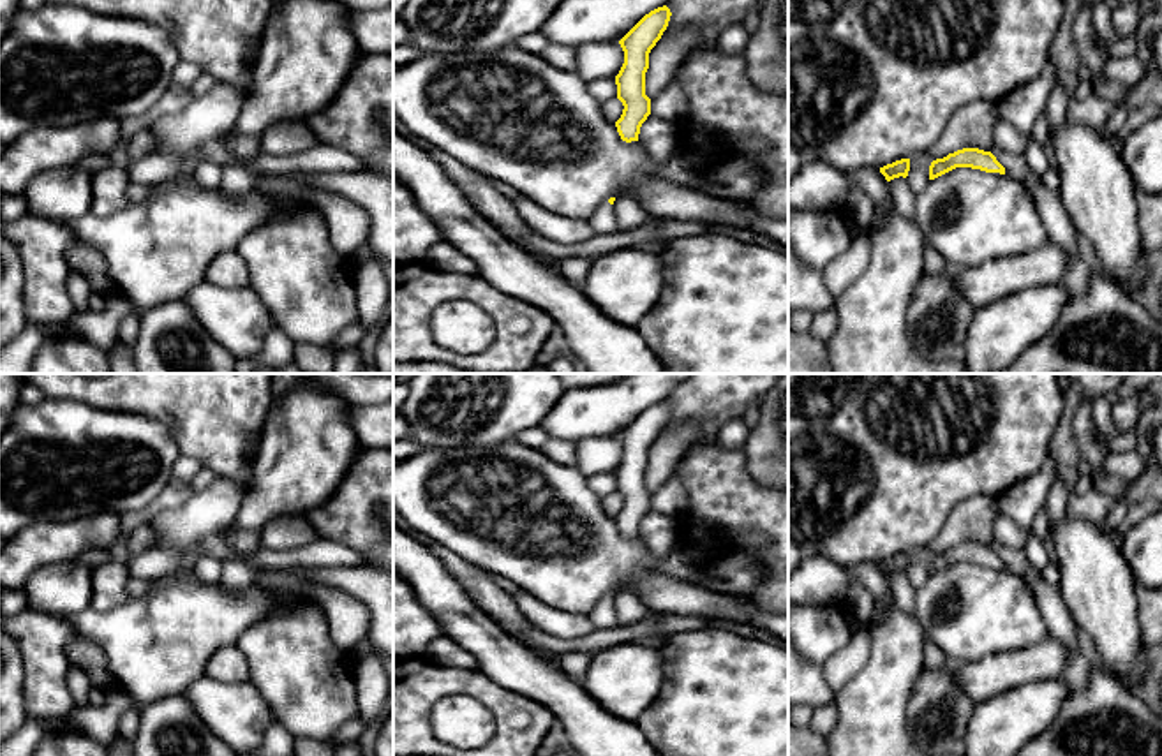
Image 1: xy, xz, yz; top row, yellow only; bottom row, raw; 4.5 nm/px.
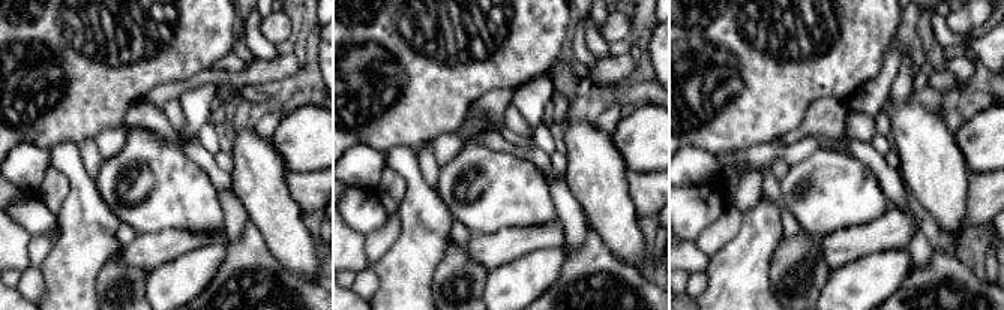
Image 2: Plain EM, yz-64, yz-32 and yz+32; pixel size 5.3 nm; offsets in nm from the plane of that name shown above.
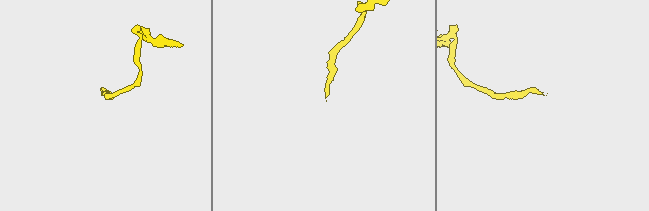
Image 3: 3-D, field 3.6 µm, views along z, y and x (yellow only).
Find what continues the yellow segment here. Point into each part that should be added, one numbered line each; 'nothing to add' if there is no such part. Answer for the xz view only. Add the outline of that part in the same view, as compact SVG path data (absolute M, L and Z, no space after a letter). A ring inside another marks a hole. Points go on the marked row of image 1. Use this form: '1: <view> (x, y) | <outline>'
1: xz (603, 221) | M608 201L603 203L589 219L589 224L596 234L614 233L617 229L617 217L614 213L614 204L610 204Z

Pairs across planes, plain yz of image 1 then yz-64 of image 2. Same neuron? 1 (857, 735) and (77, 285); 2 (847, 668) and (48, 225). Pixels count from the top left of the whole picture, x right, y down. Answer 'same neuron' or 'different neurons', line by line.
1: same neuron
2: different neurons

